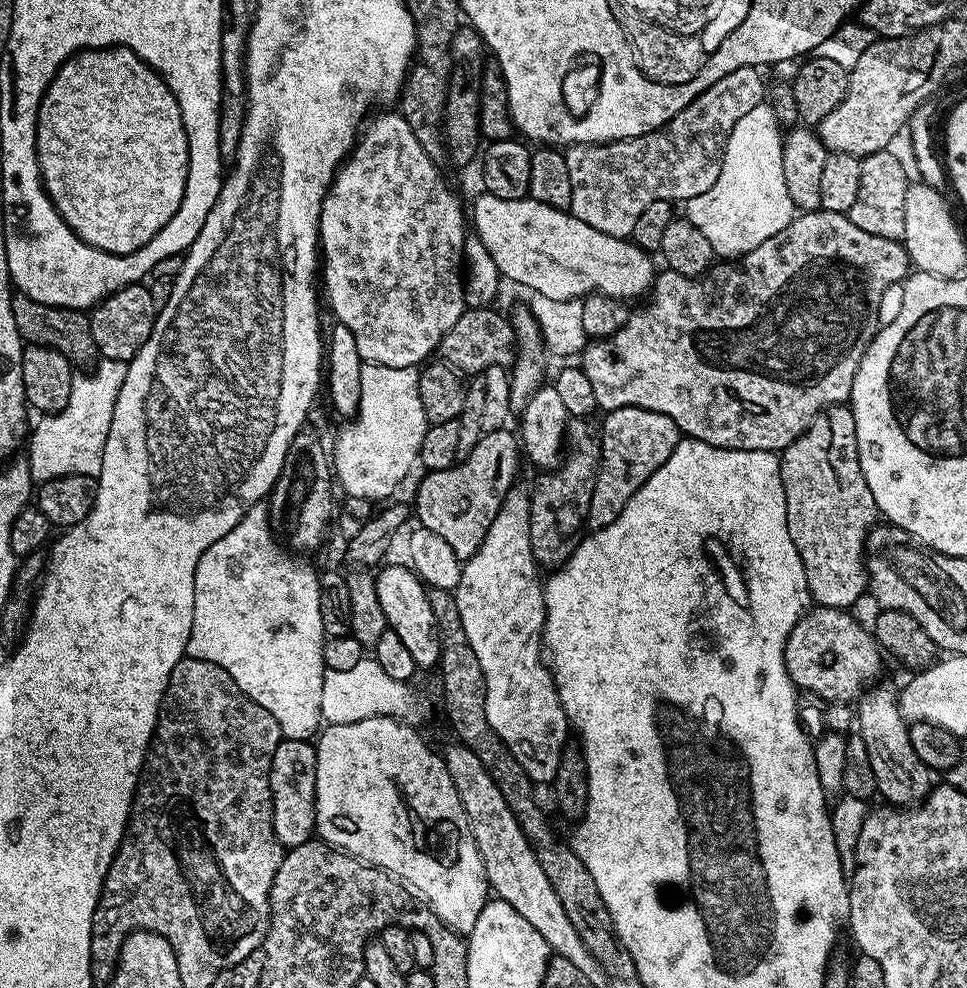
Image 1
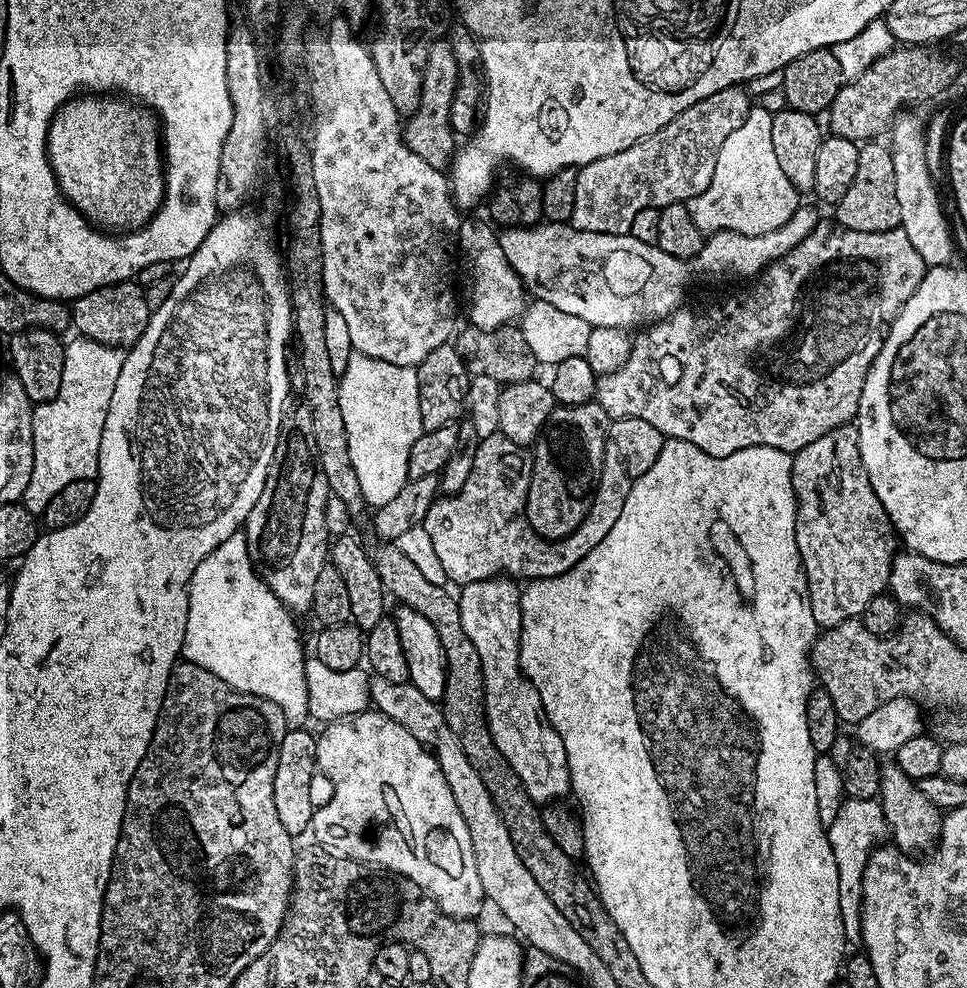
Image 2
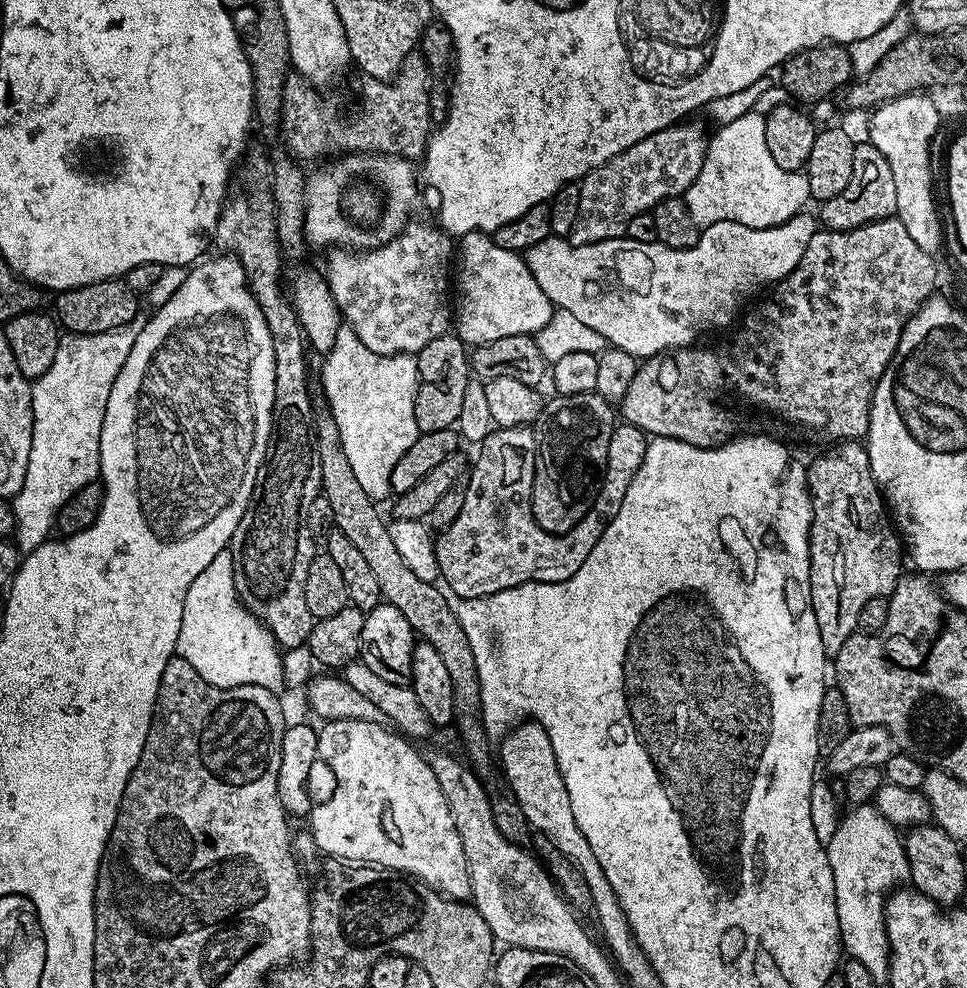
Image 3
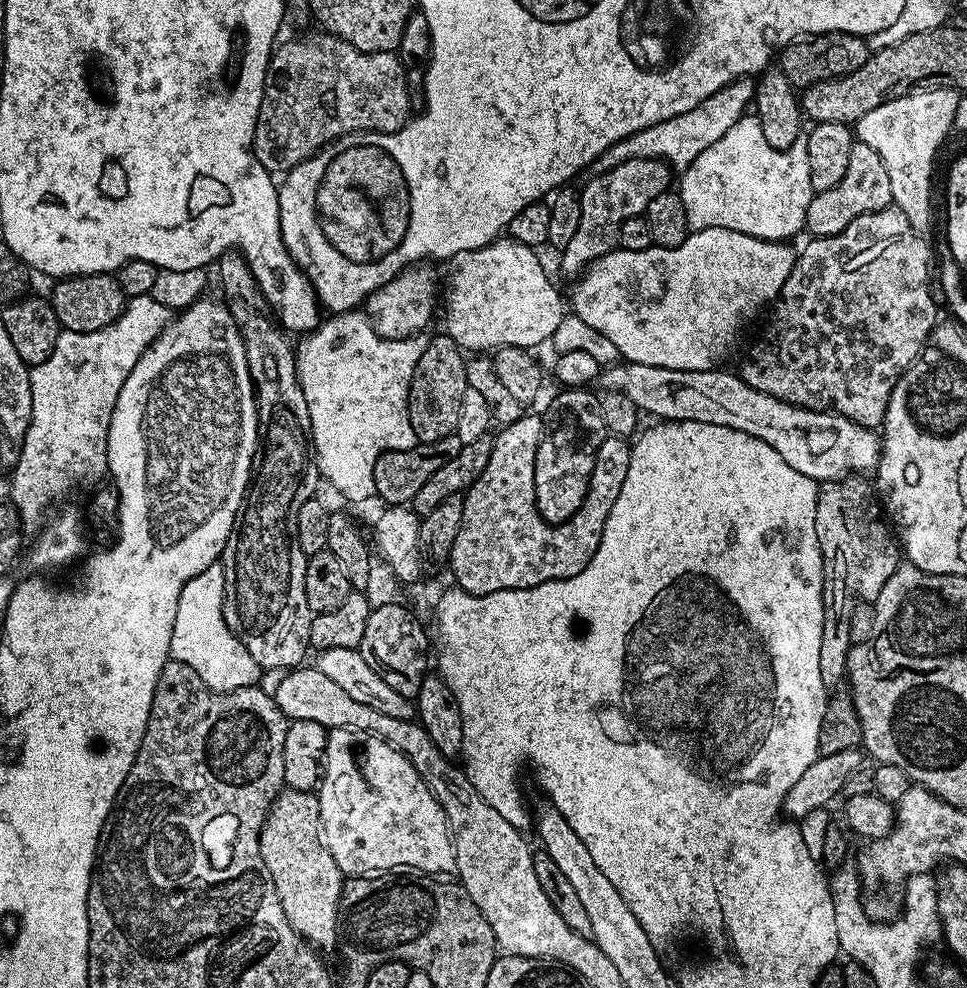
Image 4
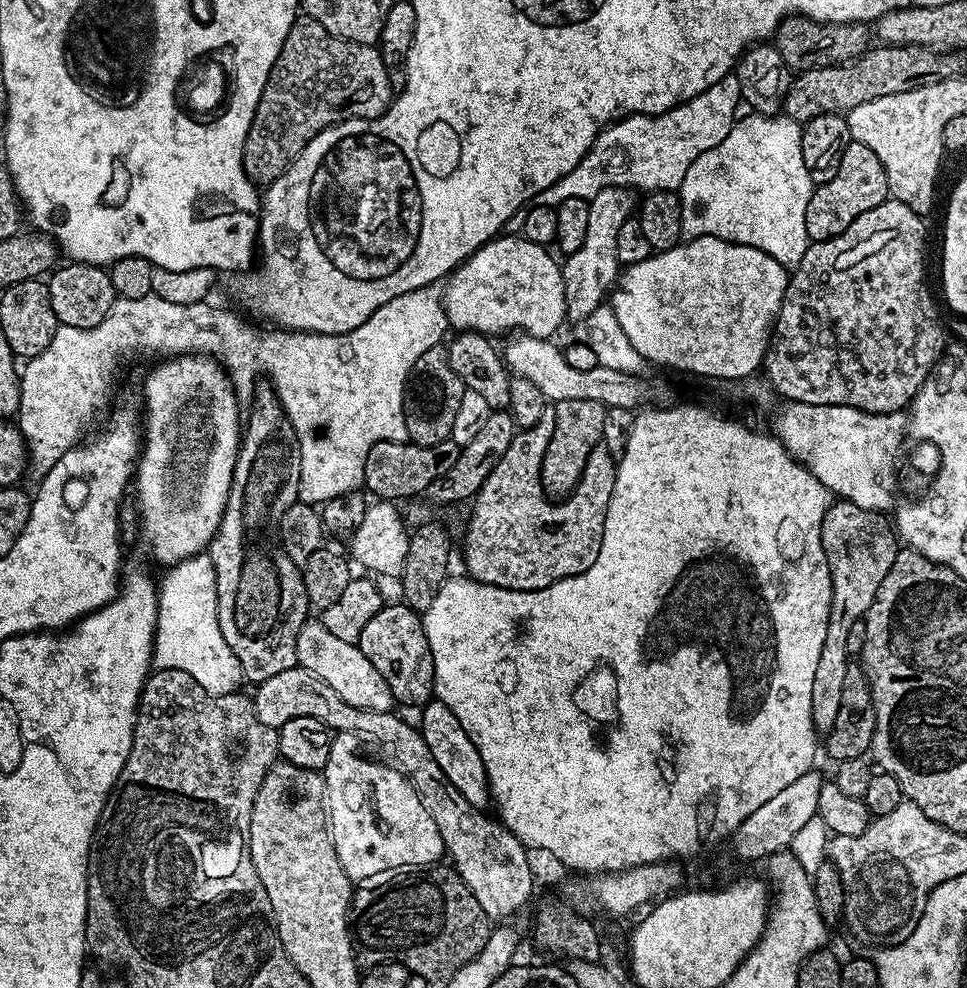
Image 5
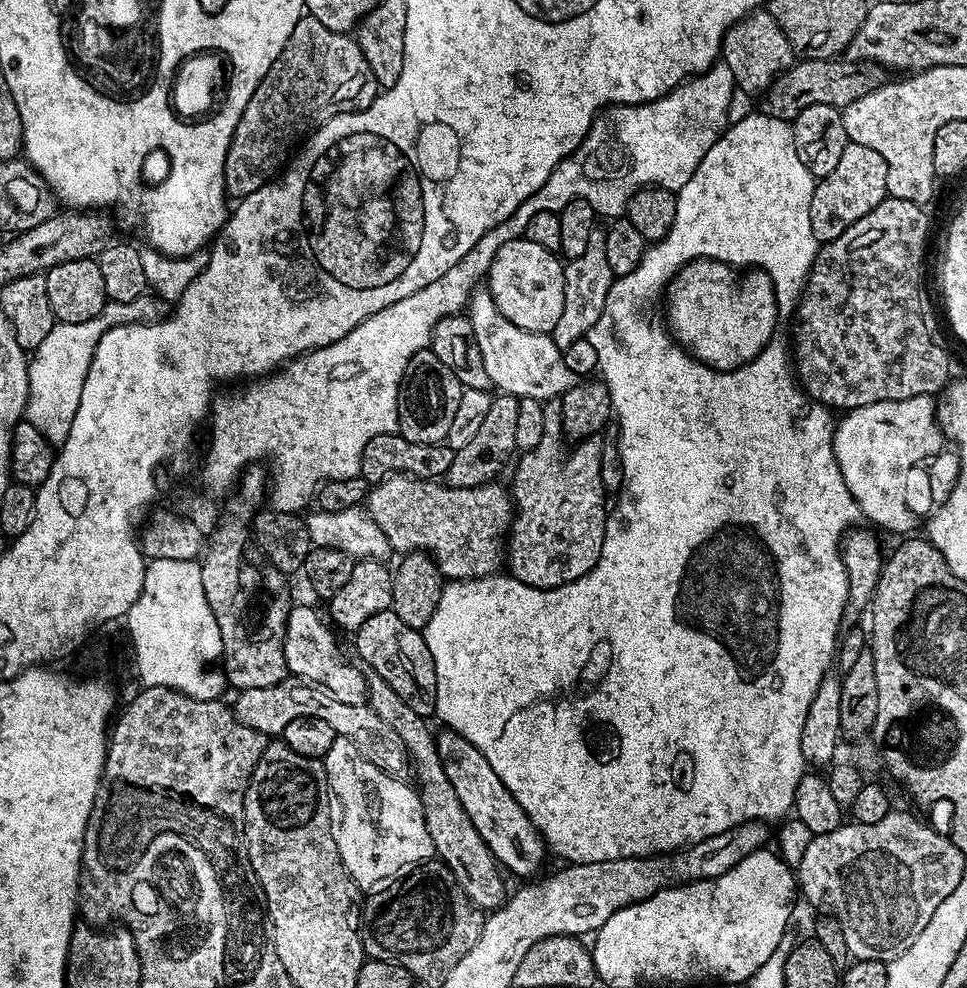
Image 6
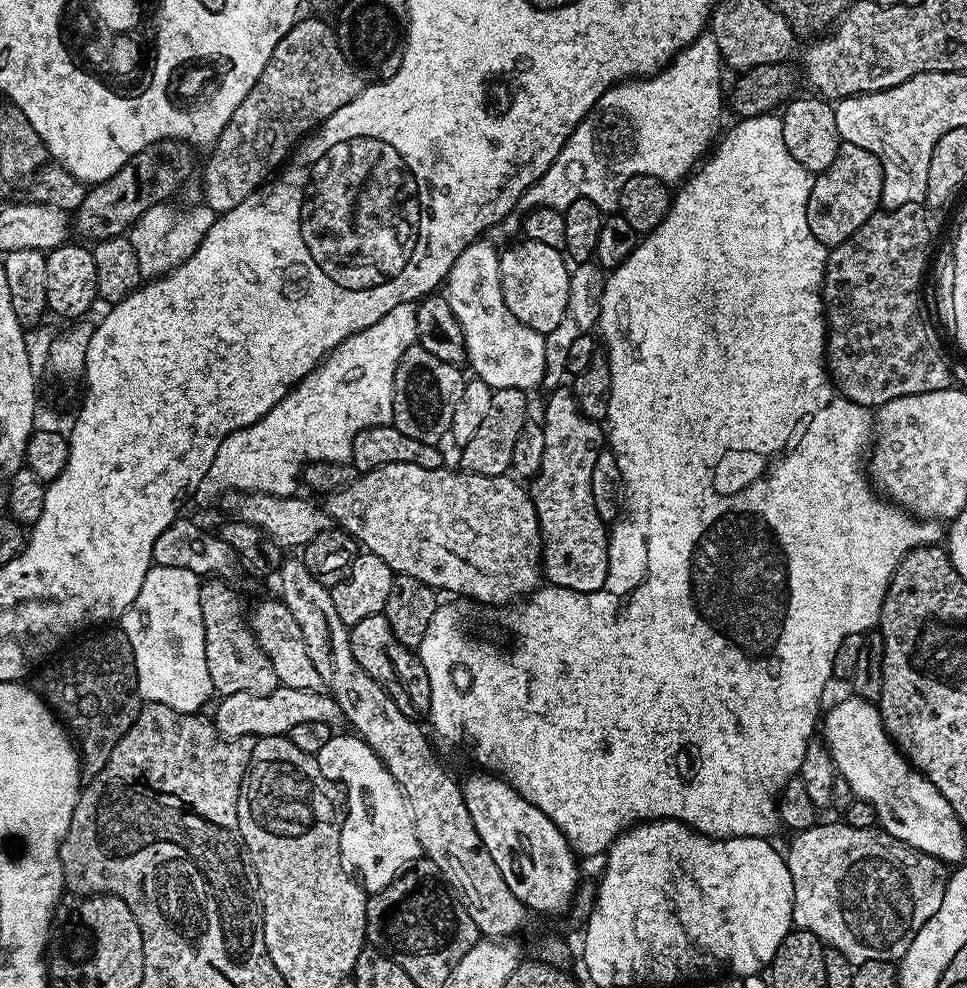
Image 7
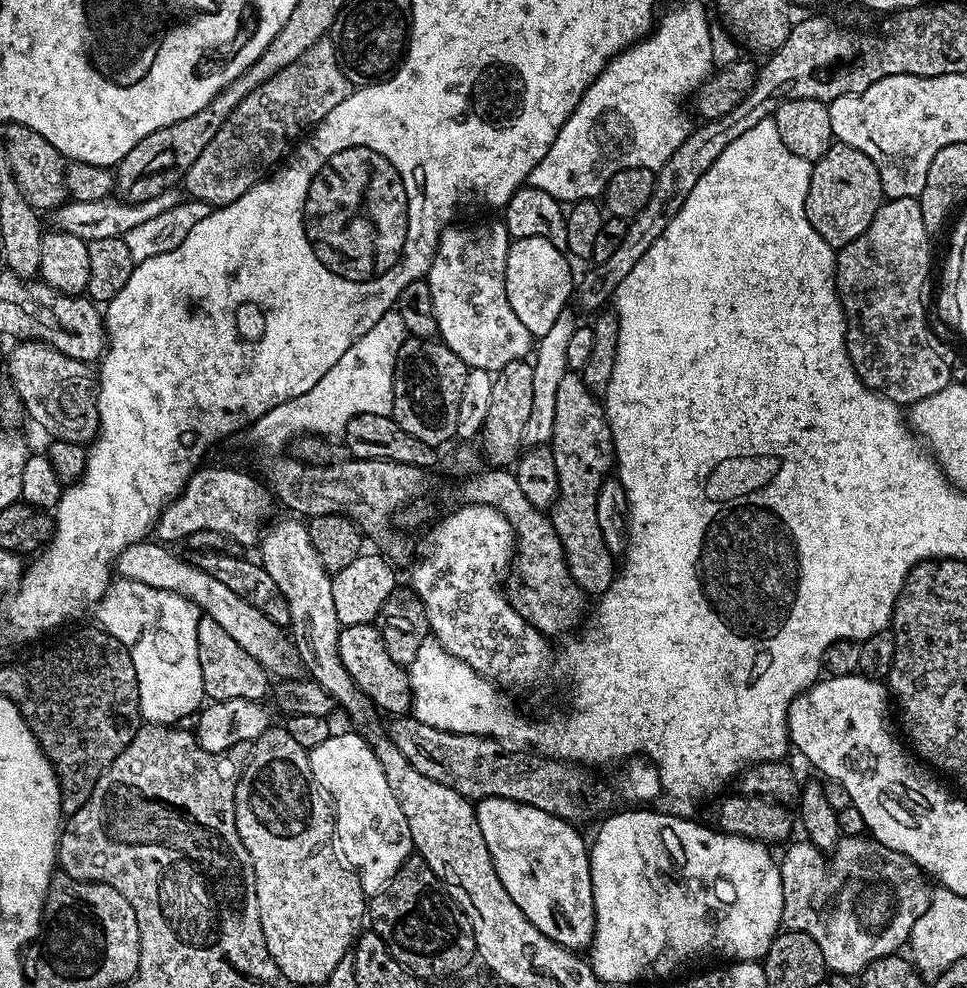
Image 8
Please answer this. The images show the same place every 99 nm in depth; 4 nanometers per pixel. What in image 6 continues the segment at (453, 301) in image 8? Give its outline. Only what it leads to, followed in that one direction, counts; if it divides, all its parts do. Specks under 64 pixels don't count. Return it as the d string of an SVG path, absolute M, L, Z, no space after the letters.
M477 287L468 297L466 315L470 326L474 326L474 338L478 338L478 350L482 350L482 362L486 365L486 374L490 374L493 389L520 400L534 398L549 402L563 396L566 390L577 384L577 376L566 366L564 353L551 335L514 326L514 322L506 319L498 306L494 306L494 298L487 287Z

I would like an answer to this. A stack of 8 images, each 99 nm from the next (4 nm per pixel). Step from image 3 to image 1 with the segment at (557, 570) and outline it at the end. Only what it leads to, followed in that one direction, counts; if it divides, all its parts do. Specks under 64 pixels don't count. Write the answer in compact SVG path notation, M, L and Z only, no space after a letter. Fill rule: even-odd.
M638 406L616 408L603 417L604 424L600 429L600 473L596 476L594 494L588 507L589 529L595 530L610 526L618 514L638 494L640 487L674 454L678 442L682 439L680 427L666 414L658 414L654 410L642 410ZM485 432L468 456L451 468L428 472L417 486L414 516L420 519L419 527L442 538L461 562L468 560L482 546L490 522L494 522L502 502L517 483L520 460L522 464L522 449L513 433Z

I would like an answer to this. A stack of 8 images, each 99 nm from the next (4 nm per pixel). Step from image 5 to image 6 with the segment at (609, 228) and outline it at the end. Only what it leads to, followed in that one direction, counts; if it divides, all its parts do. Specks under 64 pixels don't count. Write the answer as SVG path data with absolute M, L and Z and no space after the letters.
M597 226L590 234L590 242L586 246L586 254L567 261L564 264L564 301L562 315L558 317L558 326L550 333L553 342L564 349L573 342L585 339L589 330L602 315L602 306L606 306L606 294L610 294L610 286L614 279L610 266L606 263L605 229Z

